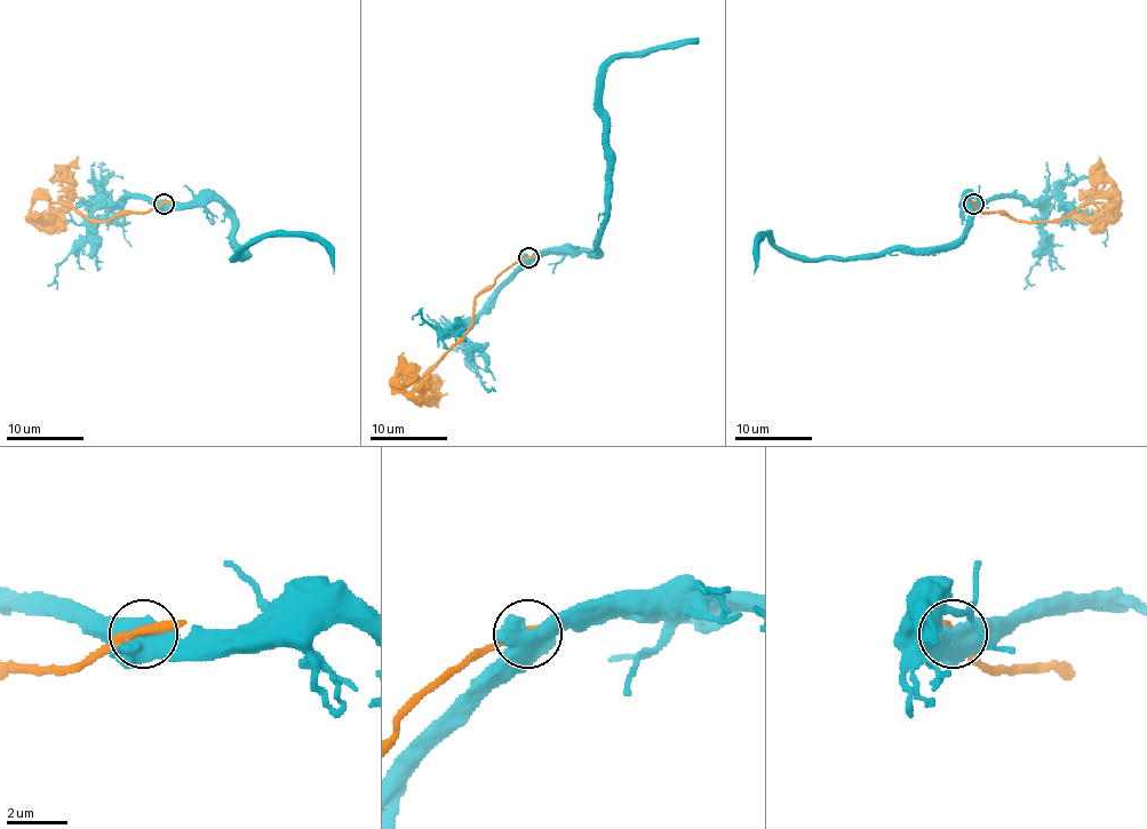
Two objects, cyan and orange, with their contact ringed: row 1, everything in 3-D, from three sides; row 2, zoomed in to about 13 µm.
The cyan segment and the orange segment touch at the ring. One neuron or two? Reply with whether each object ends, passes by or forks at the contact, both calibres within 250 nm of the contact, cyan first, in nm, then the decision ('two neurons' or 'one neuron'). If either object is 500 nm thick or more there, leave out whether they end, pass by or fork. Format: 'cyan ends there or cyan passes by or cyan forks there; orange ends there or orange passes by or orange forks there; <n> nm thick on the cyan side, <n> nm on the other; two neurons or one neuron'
700 nm thick on the cyan side, 260 nm on the other; two neurons

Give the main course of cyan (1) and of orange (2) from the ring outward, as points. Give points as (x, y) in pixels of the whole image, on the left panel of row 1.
1: (164, 204), (217, 200), (241, 248), (238, 260), (252, 242), (267, 237), (311, 237), (326, 249), (334, 273)
2: (164, 204), (121, 212), (111, 221), (90, 221), (52, 204), (56, 209), (68, 207), (69, 166), (79, 156)

